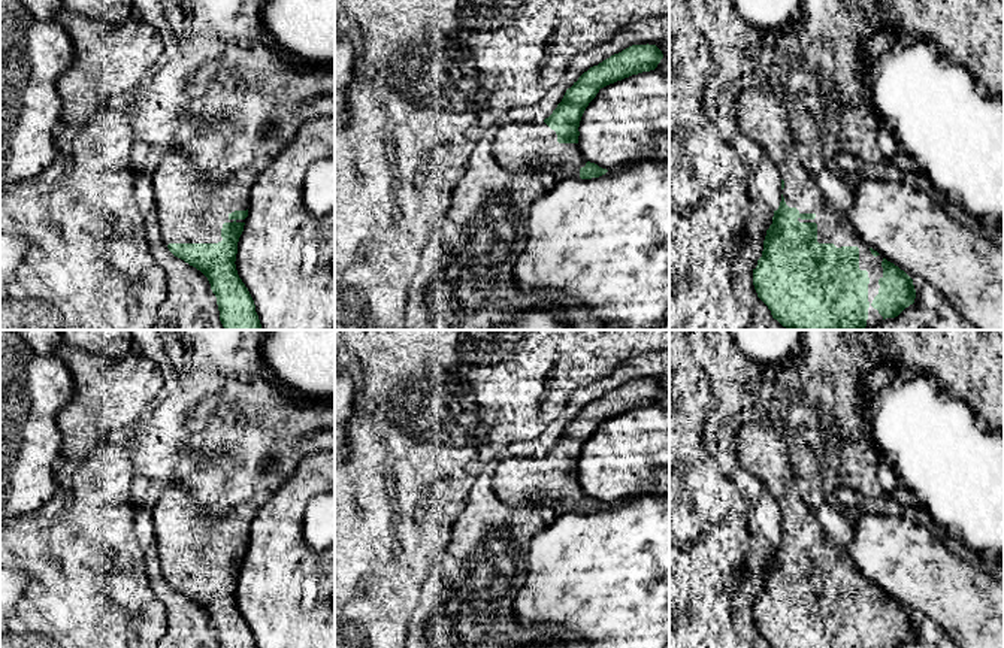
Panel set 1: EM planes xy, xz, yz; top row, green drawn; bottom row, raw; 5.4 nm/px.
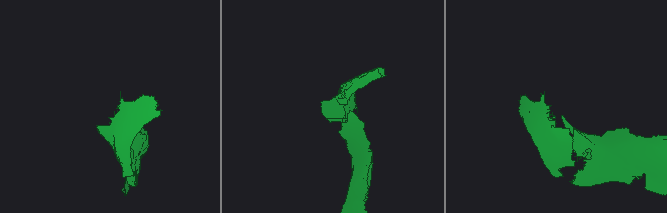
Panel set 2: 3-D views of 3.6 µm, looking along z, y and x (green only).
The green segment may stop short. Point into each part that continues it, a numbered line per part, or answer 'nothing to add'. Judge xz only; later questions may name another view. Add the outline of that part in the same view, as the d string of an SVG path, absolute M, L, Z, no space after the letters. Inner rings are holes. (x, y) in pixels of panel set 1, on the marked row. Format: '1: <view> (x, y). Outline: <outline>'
1: xz (519, 147). Outline: M544 121L508 122L496 130L492 152L512 173L553 173L557 181L580 178L587 160L578 143L559 143L557 134Z

